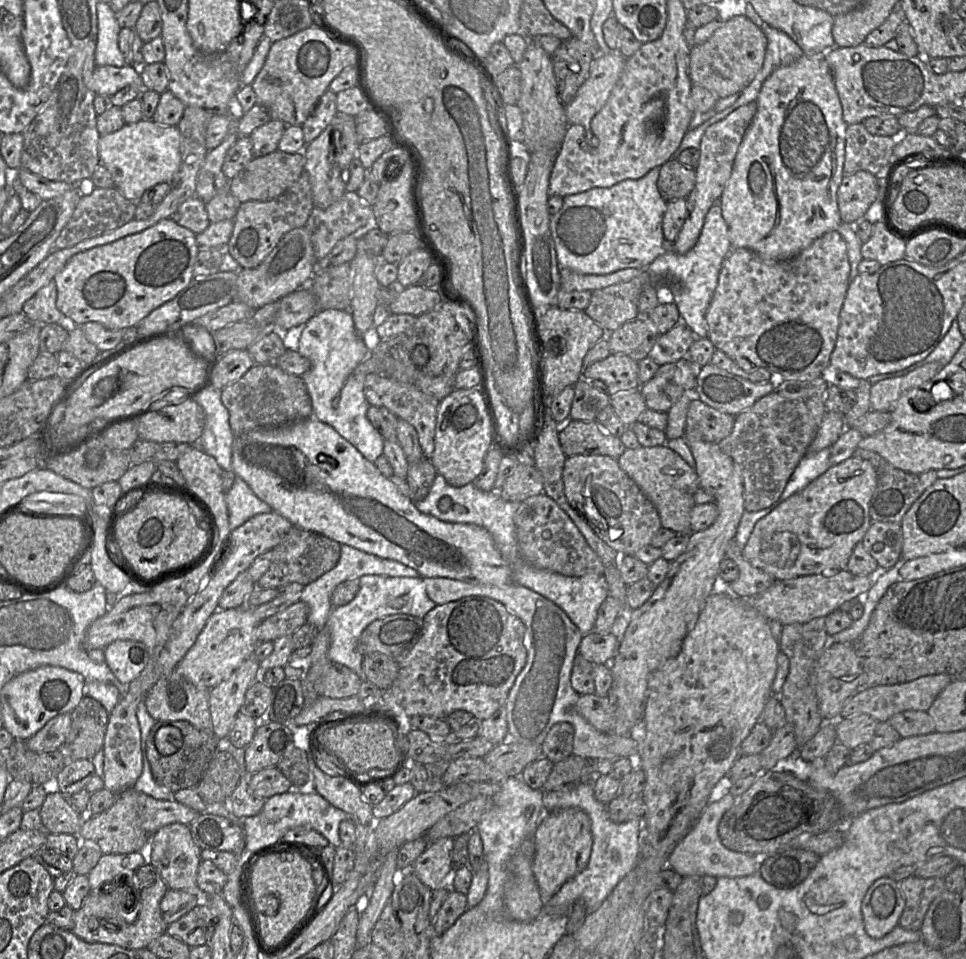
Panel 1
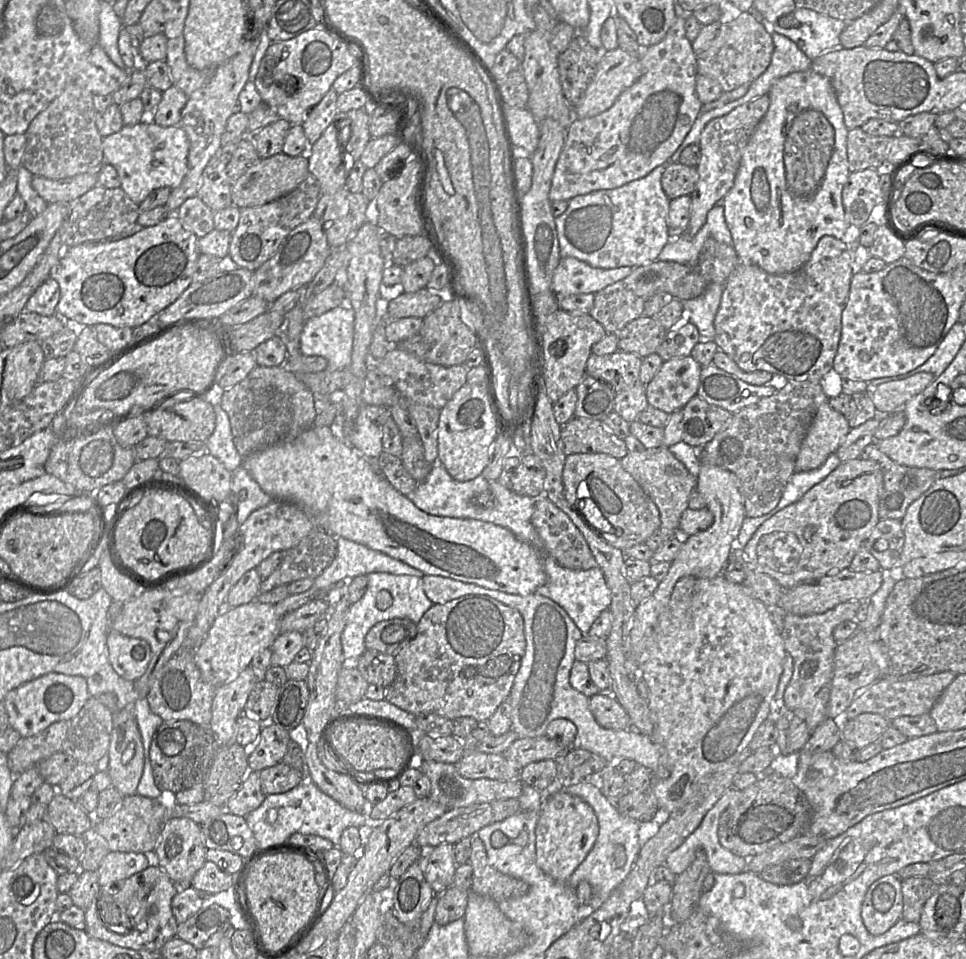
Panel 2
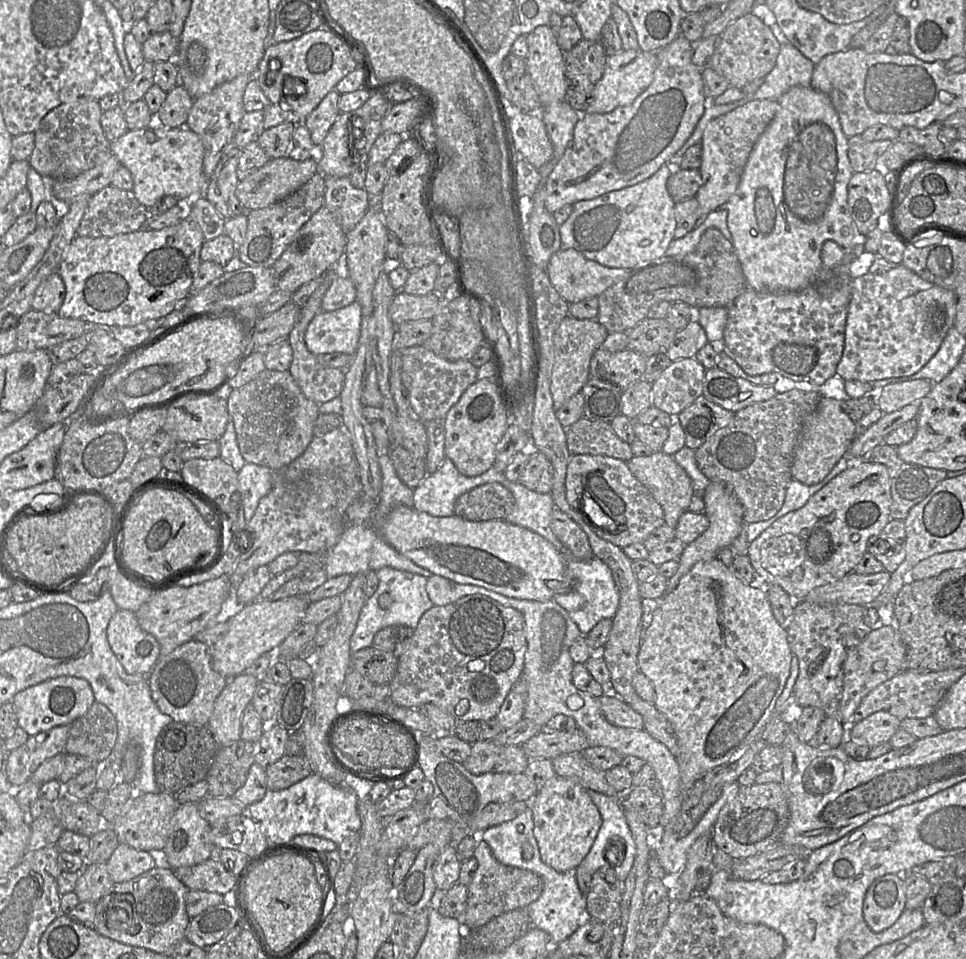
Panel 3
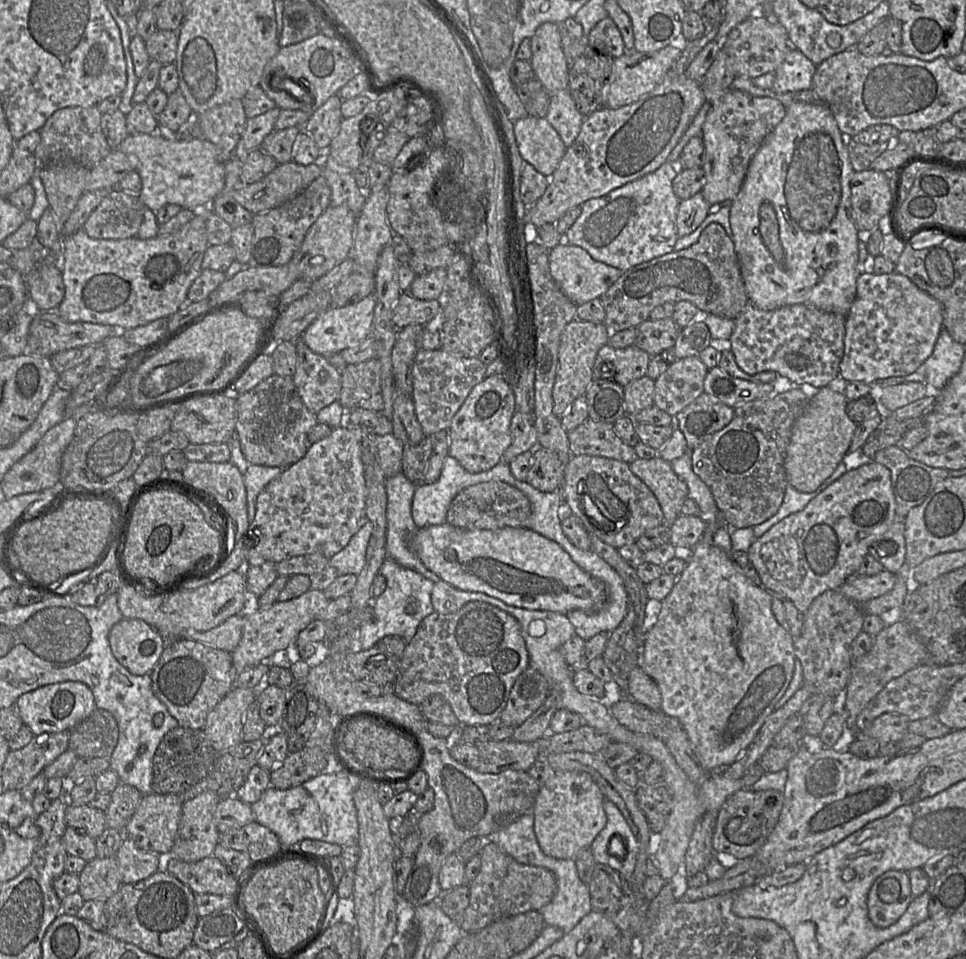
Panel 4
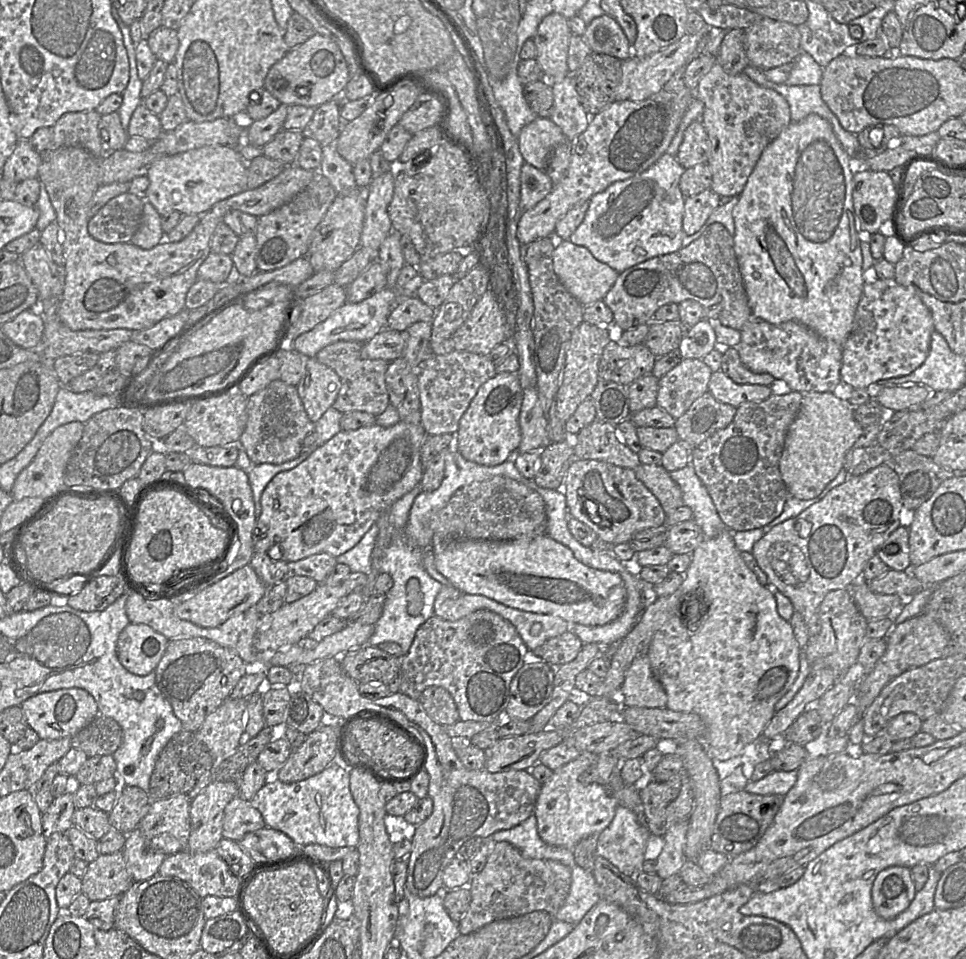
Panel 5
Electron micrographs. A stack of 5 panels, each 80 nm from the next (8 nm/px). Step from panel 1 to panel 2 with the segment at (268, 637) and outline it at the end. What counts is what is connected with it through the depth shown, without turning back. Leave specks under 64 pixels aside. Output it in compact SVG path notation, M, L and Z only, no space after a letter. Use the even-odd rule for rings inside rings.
M315 599L283 615L279 620L280 633L303 632L321 619L329 608L326 599Z

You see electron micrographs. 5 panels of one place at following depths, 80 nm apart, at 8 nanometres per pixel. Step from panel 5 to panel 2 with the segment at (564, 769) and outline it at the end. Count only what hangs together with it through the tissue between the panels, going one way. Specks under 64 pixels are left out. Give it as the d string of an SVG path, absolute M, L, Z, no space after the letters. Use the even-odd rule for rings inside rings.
M561 790L544 796L535 828L538 867L556 880L567 881L592 849L598 832L595 812L583 799Z

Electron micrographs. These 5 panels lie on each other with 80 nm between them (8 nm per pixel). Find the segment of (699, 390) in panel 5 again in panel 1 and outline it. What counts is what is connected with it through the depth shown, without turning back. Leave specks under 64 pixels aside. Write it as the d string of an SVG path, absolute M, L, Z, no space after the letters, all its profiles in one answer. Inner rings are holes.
M689 358L659 366L655 375L639 389L647 408L667 413L684 393L693 393L698 368Z

